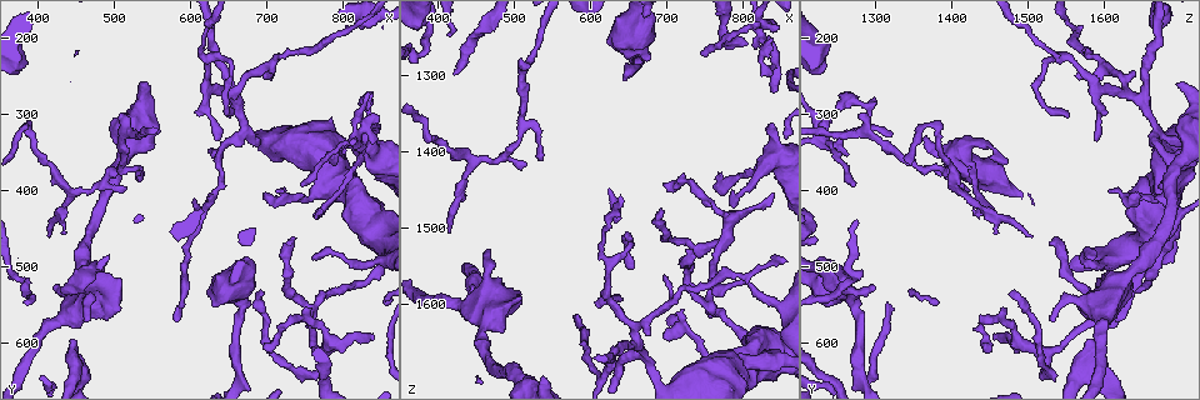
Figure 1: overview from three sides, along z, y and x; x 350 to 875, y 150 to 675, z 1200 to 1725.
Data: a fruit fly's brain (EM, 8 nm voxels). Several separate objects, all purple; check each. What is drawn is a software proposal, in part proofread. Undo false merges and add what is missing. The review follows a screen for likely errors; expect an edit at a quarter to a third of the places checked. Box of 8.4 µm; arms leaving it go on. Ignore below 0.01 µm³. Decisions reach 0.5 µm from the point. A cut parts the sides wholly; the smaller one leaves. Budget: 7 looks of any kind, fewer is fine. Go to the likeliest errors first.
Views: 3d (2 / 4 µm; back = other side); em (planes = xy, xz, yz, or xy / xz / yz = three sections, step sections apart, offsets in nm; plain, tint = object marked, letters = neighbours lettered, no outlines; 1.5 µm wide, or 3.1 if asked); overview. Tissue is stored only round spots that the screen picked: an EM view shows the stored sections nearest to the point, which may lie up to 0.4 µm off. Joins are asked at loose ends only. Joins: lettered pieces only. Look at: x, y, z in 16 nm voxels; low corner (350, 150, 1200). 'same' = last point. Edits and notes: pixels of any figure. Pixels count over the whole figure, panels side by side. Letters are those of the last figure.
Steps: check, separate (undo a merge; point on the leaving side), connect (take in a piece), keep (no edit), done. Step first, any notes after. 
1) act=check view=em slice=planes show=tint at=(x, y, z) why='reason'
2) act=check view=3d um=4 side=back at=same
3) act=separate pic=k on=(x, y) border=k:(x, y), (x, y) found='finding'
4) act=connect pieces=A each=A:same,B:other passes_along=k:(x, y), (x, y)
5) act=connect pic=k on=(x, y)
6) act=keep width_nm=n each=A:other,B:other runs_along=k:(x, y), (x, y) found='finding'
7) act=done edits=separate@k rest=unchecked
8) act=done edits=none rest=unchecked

act=check view=em slice=xy step=4 show=tint at=(420, 525, 1300) why='branch stops here'

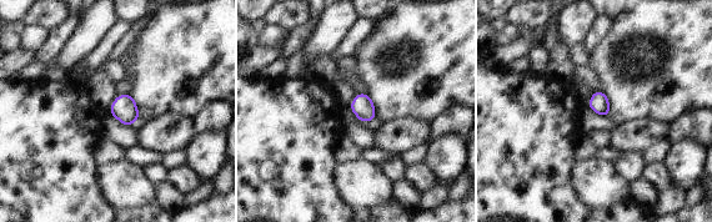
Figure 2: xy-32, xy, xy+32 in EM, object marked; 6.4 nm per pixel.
act=check view=em slice=planes show=letters at=same why='cut it another way'

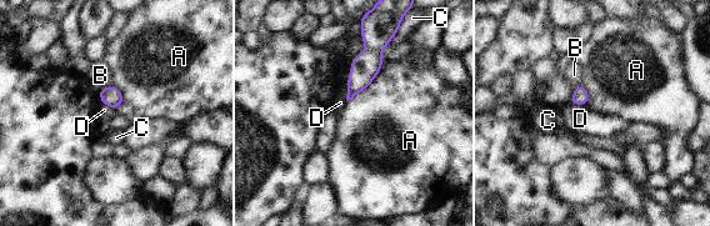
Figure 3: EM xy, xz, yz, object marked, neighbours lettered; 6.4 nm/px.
act=keep each=A:other,B:other,C:other,D:other border=3:(384, 60), (375, 78), (348, 101) found='no lettered piece goes on from it'

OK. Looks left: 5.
act=check view=em slice=planes show=tint at=(510, 305, 1280) why='free end'

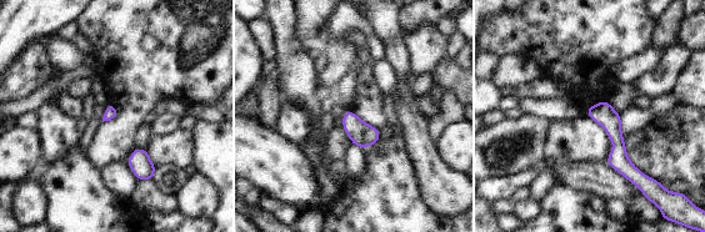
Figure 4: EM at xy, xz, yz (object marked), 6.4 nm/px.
act=check view=em slice=planes show=letters at=same why='see the neighbours'

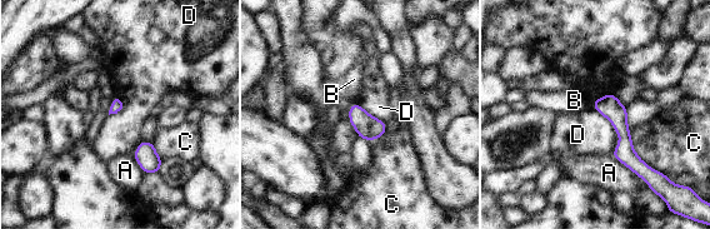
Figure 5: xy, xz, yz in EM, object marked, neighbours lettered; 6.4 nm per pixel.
act=keep each=A:other,B:other,C:other,D:other runs_along=5:(601, 100), (643, 172) found='none of them fits'

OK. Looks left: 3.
act=check view=em slice=xy step=8 show=letters at=(690, 540, 1475)

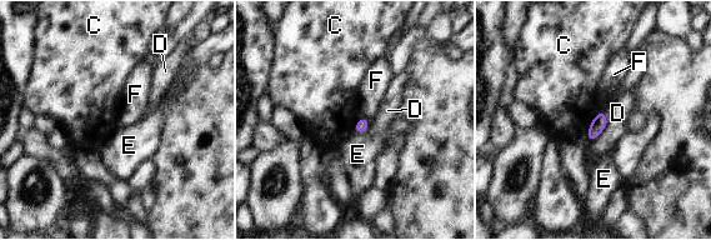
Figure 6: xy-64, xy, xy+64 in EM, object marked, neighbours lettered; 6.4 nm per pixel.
act=check view=em slice=xz step=8 show=letters at=same

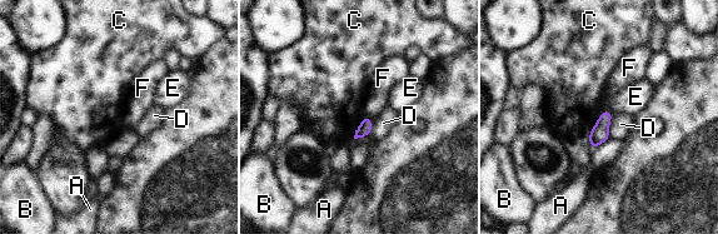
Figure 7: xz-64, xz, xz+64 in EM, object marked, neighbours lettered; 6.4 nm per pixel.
act=keep each=A:other,B:other,C:other,D:other,E:other,F:other border=7:(603, 109), (609, 111) found='no lettered piece goes on from it'

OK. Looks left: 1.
act=done edits=none rest=unchecked

